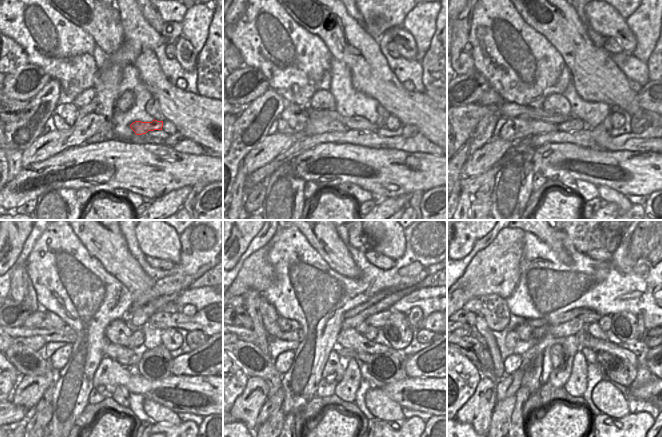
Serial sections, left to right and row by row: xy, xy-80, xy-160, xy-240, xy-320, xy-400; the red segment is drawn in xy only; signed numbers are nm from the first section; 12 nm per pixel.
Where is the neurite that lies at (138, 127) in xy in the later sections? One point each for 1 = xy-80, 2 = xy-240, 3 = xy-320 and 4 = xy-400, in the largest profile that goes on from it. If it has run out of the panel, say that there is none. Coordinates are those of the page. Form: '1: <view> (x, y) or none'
1: xy-80 (353, 123)
2: xy-240 (55, 337)
3: xy-320 (270, 316)
4: xy-400 (493, 308)

